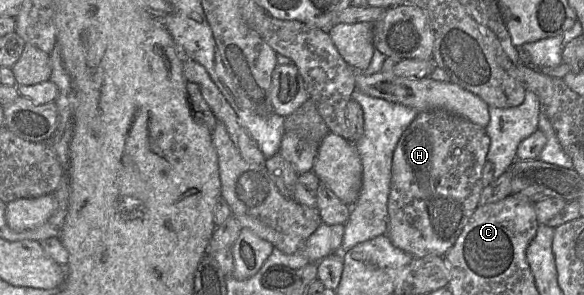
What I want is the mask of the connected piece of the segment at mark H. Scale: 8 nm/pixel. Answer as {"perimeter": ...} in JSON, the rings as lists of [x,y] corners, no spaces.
{"perimeter":[[[426,110],[418,114],[403,132],[393,154],[386,235],[395,247],[413,258],[445,256],[479,207],[484,188],[482,170],[489,146],[486,130],[464,117],[444,110]]]}

